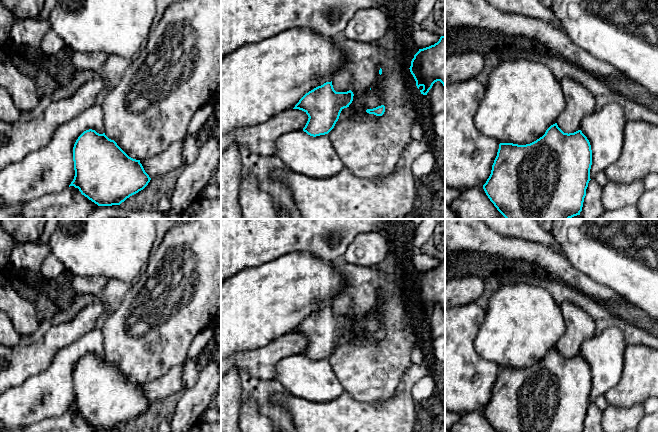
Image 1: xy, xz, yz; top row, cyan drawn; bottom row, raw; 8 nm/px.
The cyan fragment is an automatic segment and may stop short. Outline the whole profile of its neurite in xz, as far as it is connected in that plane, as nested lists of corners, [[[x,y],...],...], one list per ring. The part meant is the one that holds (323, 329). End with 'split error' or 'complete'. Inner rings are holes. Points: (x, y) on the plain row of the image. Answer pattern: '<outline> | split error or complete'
[[[332,305],[306,317],[293,332],[308,339],[305,351],[279,361],[274,379],[298,398],[320,403],[338,398],[344,389],[328,357],[341,335],[352,327],[353,320],[351,314],[336,316]]] | split error

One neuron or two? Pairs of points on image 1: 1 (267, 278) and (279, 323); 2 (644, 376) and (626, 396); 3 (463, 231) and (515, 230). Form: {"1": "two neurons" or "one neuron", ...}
{"1": "one neuron", "2": "one neuron", "3": "two neurons"}

